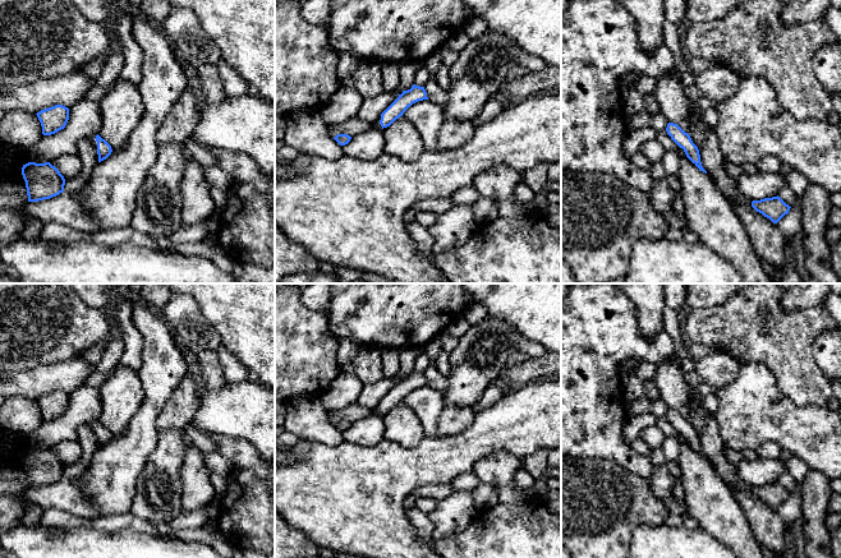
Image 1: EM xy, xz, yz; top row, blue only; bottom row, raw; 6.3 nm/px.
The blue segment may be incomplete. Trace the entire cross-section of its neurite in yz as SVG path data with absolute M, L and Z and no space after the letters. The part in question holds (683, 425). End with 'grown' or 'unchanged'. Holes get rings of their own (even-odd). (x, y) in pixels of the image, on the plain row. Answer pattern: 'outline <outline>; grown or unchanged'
outline M668 409L666 414L667 420L671 425L684 435L686 443L703 458L707 457L703 455L700 448L700 441L698 433L693 429L690 421L685 419L677 410Z; unchanged

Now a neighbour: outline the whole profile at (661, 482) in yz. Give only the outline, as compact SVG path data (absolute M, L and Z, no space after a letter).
M656 465L648 478L651 490L663 499L672 493L675 485L675 478L670 474L667 465Z

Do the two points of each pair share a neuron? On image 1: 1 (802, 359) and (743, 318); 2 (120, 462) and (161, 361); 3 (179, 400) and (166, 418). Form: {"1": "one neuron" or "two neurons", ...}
{"1": "one neuron", "2": "one neuron", "3": "one neuron"}

